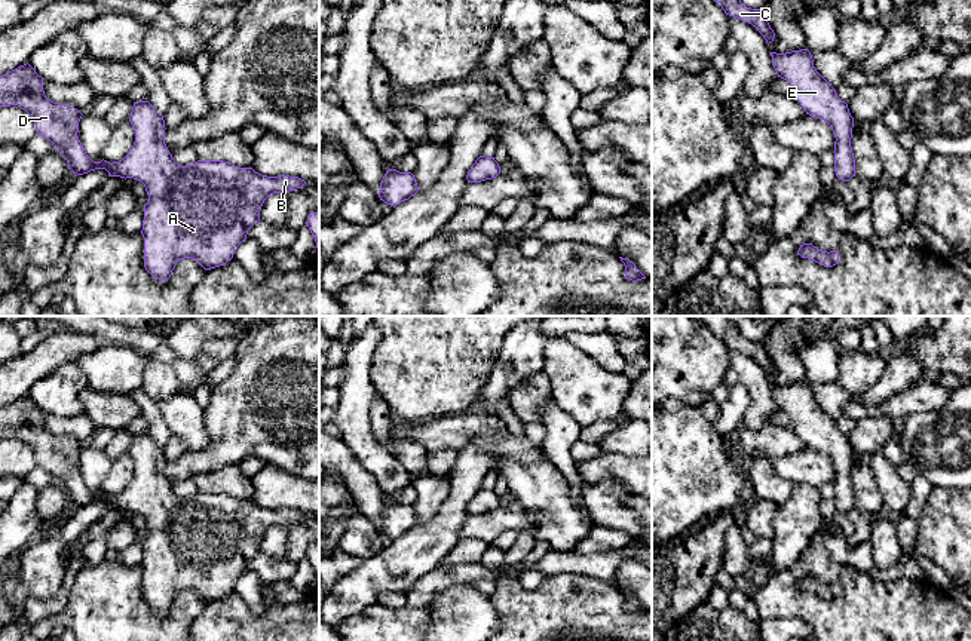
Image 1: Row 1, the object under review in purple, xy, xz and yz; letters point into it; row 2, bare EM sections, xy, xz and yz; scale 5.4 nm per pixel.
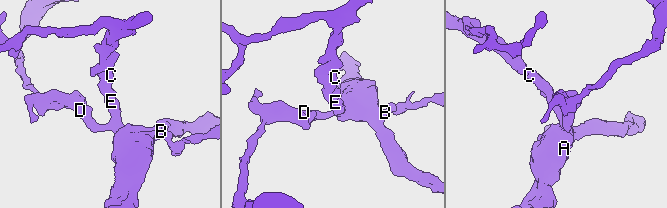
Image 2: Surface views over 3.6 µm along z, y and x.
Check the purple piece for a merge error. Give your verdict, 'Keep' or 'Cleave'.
Keep

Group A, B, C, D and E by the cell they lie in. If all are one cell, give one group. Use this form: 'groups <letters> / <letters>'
groups A B C D E

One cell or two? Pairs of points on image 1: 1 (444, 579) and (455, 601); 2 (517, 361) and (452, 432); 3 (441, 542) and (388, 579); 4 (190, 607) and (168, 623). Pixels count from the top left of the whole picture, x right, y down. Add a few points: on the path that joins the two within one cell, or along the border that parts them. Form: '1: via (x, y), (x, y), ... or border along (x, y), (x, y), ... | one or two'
1: border along (465, 583), (443, 588), (425, 607) | two
2: border along (474, 410), (495, 416) | two
3: via (428, 543), (401, 566) | one
4: via (184, 612), (174, 622) | one

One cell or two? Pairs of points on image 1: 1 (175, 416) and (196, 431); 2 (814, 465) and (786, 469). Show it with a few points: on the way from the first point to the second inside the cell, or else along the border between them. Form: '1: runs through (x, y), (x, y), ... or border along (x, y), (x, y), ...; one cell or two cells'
1: runs through (180, 416), (192, 428); one cell
2: runs through (806, 466), (793, 468); one cell

